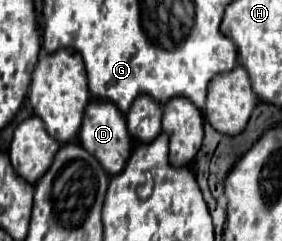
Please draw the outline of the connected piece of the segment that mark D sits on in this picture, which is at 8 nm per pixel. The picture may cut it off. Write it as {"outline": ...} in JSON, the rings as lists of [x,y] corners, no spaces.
{"outline":[[[91,100],[91,104],[87,106],[87,112],[83,116],[83,126],[79,132],[79,142],[83,148],[87,148],[87,152],[91,152],[103,164],[105,172],[111,176],[123,172],[133,150],[125,116],[115,108],[115,104],[103,100]]]}

